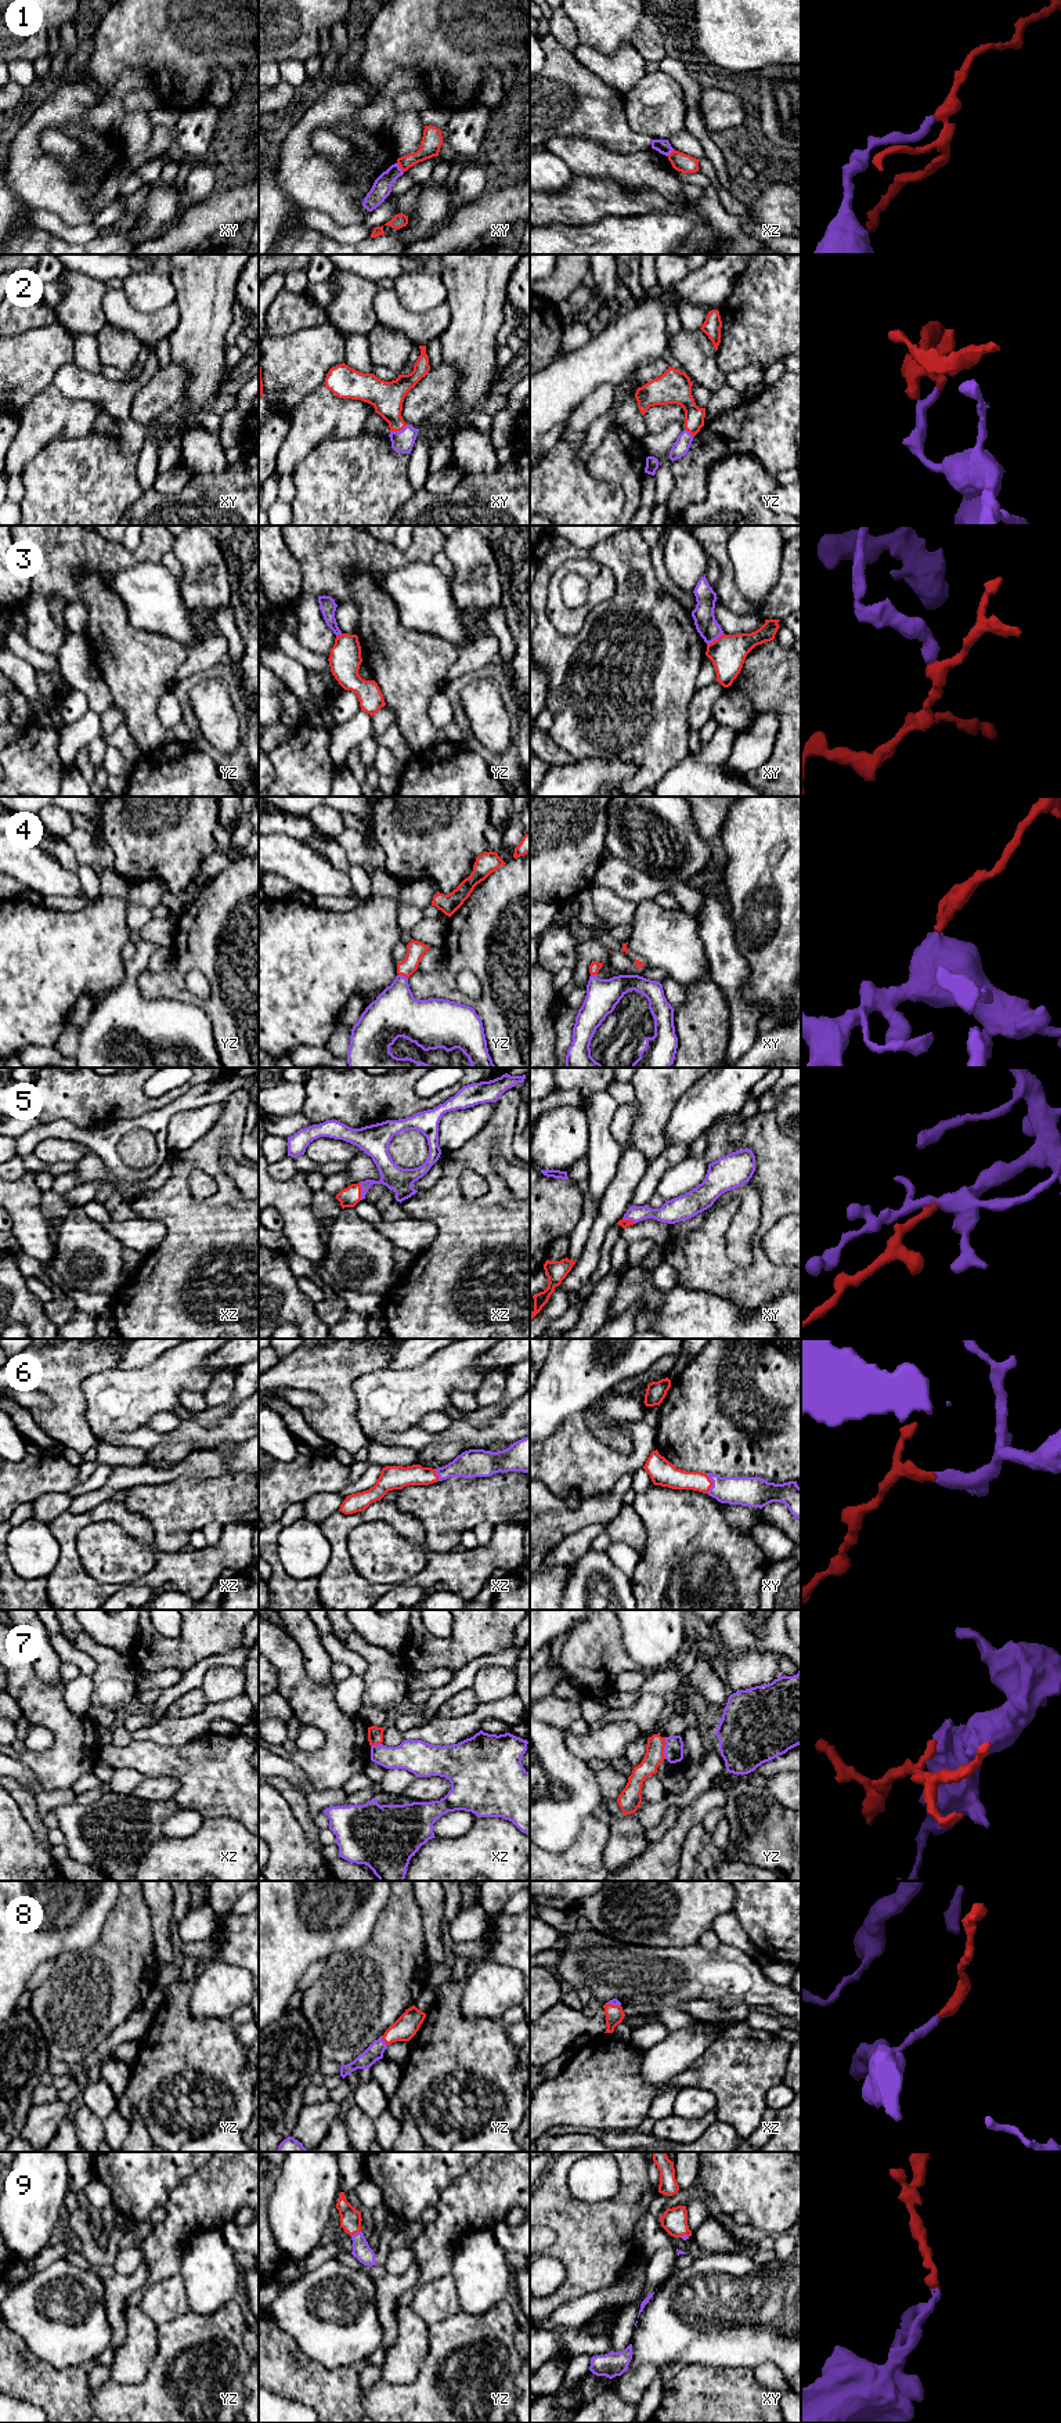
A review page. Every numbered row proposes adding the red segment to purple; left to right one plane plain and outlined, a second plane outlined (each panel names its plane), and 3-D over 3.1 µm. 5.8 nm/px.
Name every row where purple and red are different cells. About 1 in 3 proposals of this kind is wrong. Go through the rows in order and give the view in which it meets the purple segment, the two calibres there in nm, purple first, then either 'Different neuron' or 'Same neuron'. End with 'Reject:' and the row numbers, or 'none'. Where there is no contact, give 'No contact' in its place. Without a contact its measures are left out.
1: Touches purple in xy. Thickness 110 nm (purple) against 120 nm. Different neuron
2: Touches purple in xy. Thickness 130 nm (purple) against 190 nm. Same neuron
3: Touches purple in xy. Thickness 130 nm (purple) against 200 nm. Different neuron
4: Touches purple in yz. Thickness 280 nm (purple) against 110 nm. Same neuron
5: Touches purple in xz. Thickness 150 nm (purple) against 120 nm. Same neuron
6: Touches purple in xy. Thickness 180 nm (purple) against 120 nm. Same neuron
7: Touches purple in yz. Thickness 110 nm (purple) against 110 nm. Different neuron
8: Touches purple in yz. Thickness 100 nm (purple) against 140 nm. Same neuron
9: Touches purple in yz. Thickness 100 nm (purple) against 130 nm. Same neuron
Reject: 1, 3, 7

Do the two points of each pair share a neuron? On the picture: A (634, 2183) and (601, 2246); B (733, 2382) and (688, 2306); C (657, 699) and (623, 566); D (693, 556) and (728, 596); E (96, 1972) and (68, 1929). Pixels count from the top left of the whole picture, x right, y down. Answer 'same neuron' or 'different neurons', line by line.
A: same neuron
B: different neurons
C: same neuron
D: different neurons
E: different neurons

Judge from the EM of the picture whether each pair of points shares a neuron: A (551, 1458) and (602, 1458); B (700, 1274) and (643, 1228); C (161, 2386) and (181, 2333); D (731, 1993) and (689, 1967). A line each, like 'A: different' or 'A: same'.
A: same
B: different
C: same
D: same

